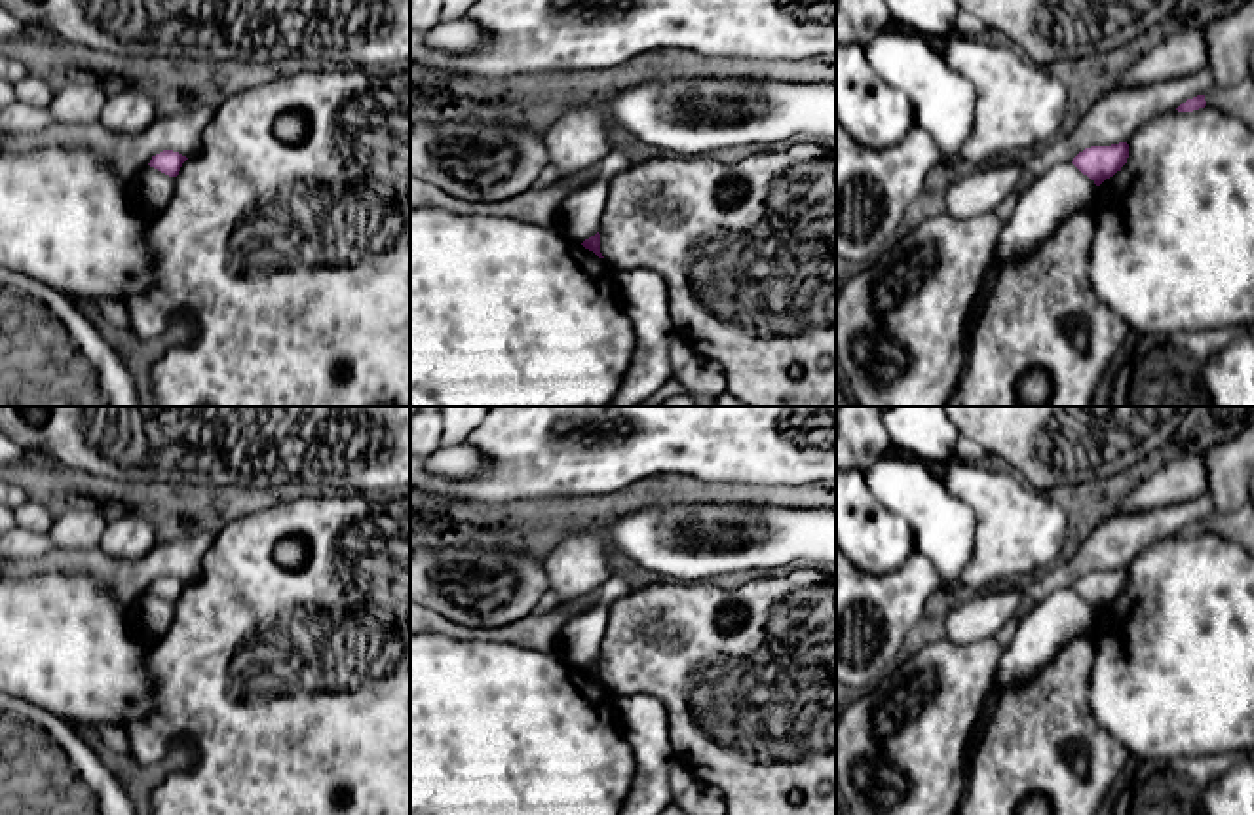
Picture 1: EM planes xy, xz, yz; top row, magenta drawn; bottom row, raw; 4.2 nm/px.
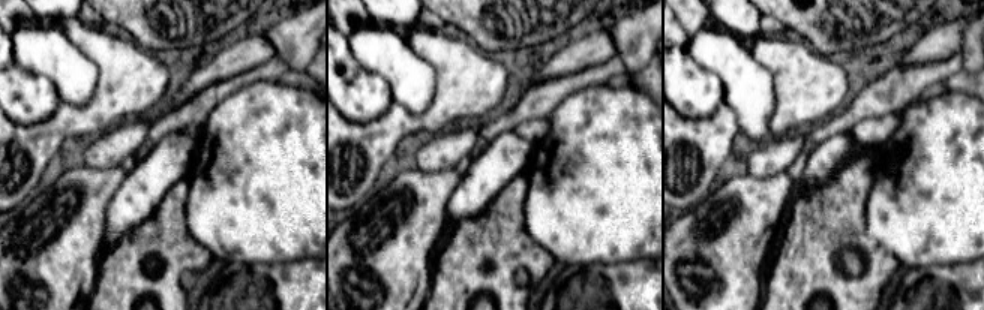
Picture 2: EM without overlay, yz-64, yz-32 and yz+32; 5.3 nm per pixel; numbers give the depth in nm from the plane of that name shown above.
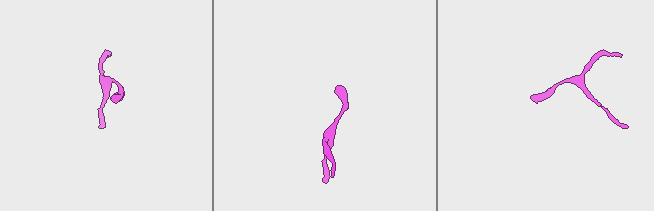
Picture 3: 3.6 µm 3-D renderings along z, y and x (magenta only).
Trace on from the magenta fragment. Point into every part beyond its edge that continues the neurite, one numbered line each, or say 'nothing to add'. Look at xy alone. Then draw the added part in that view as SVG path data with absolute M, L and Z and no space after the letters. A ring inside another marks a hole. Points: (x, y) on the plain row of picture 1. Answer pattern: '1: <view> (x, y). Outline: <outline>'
nothing to add

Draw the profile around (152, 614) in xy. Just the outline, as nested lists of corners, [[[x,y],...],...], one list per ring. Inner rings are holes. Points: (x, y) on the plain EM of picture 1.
[[[146,591],[133,608],[133,627],[148,642],[160,640],[175,616],[175,602]]]

